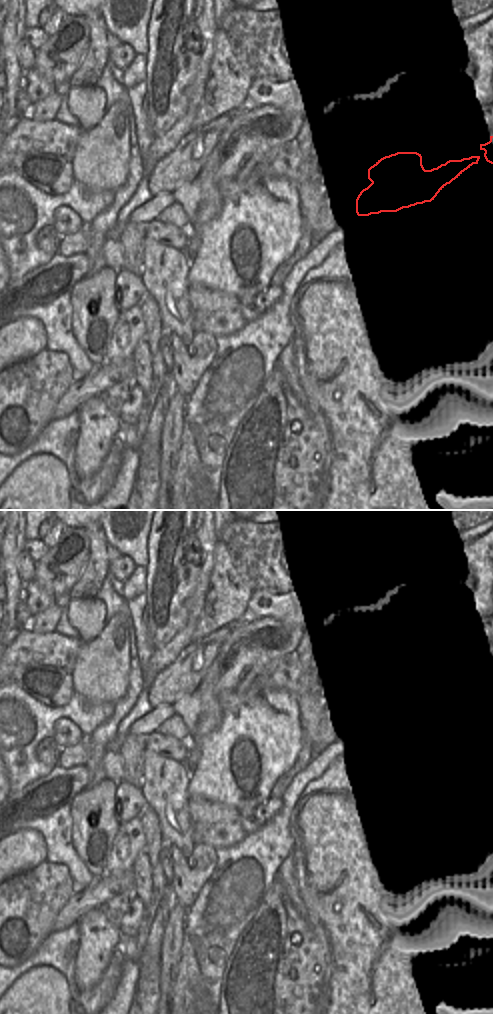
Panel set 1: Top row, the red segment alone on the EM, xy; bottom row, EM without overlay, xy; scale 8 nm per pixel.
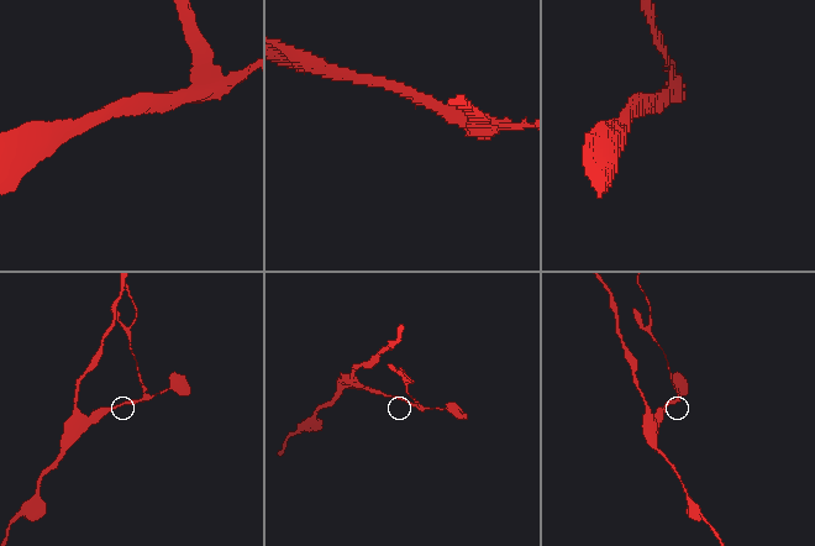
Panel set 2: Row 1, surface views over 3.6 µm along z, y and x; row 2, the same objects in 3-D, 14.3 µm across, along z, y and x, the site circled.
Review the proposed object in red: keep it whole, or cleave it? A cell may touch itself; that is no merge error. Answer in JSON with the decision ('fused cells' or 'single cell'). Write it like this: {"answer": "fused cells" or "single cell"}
{"answer": "fused cells"}

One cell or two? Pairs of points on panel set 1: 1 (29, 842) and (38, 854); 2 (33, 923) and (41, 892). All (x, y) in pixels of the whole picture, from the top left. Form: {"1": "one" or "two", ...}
{"1": "one", "2": "one"}

